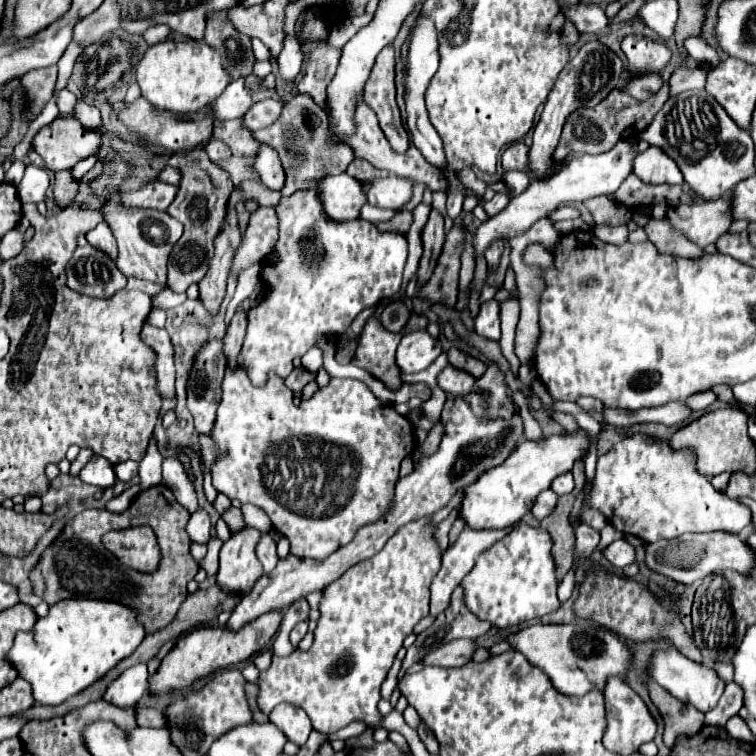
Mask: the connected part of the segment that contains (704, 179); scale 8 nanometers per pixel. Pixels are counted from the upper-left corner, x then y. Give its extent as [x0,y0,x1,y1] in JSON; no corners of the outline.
[637,100,755,200]

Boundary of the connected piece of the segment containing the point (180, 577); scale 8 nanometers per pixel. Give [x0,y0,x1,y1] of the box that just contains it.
[29,483,199,634]

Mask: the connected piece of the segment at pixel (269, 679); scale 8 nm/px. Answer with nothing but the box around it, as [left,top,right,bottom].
[257,516,441,734]

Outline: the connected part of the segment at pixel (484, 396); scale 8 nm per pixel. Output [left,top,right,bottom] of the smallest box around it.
[465,364,513,420]

